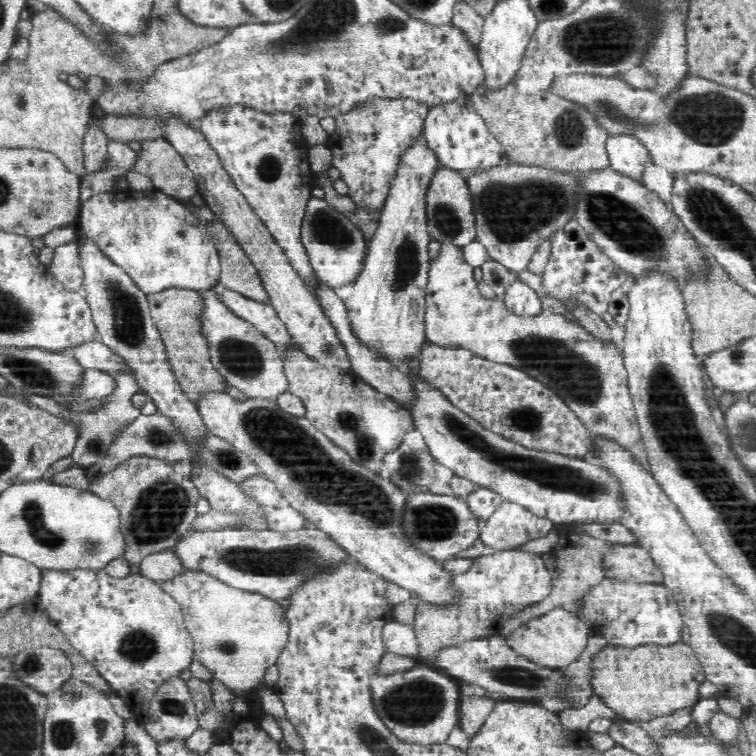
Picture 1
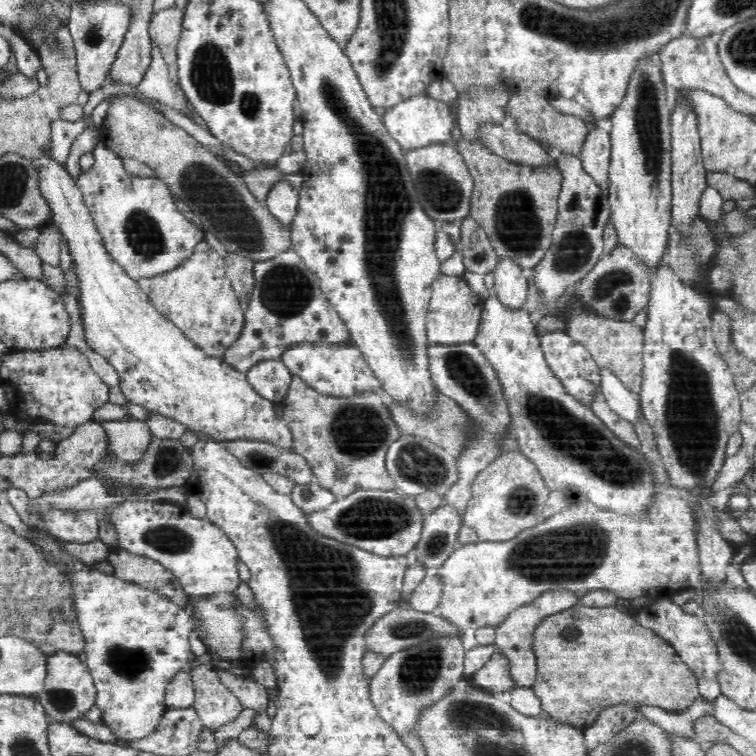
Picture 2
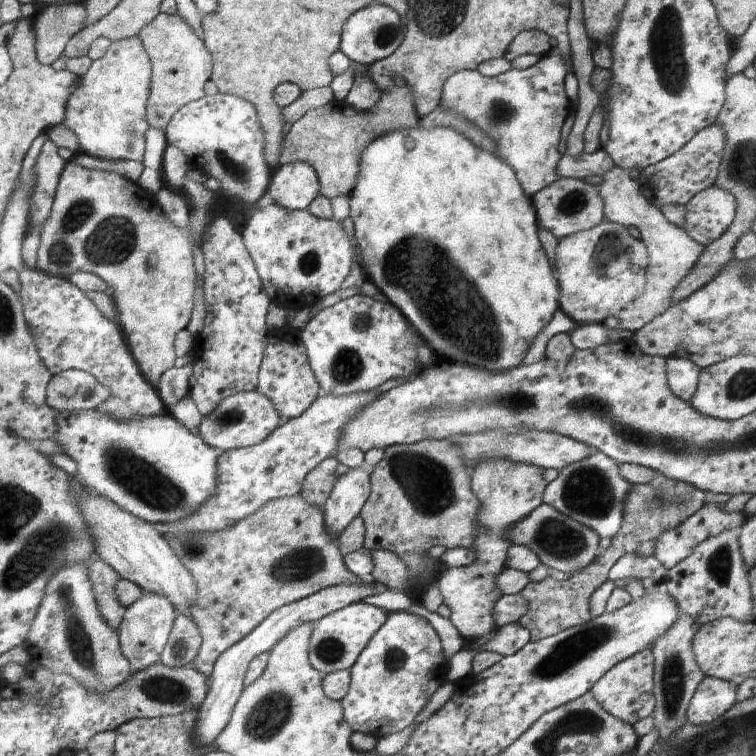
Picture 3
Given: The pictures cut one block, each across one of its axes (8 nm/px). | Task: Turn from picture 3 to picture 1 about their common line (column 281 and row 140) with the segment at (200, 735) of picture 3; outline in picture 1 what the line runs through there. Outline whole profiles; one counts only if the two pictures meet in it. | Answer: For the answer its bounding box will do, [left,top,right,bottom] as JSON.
[605,134,649,179]

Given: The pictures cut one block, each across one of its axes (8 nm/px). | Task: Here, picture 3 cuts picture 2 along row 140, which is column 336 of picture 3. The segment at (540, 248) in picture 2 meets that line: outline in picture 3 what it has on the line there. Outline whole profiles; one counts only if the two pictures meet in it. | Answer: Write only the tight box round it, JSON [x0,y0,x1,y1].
[299,456,339,508]

